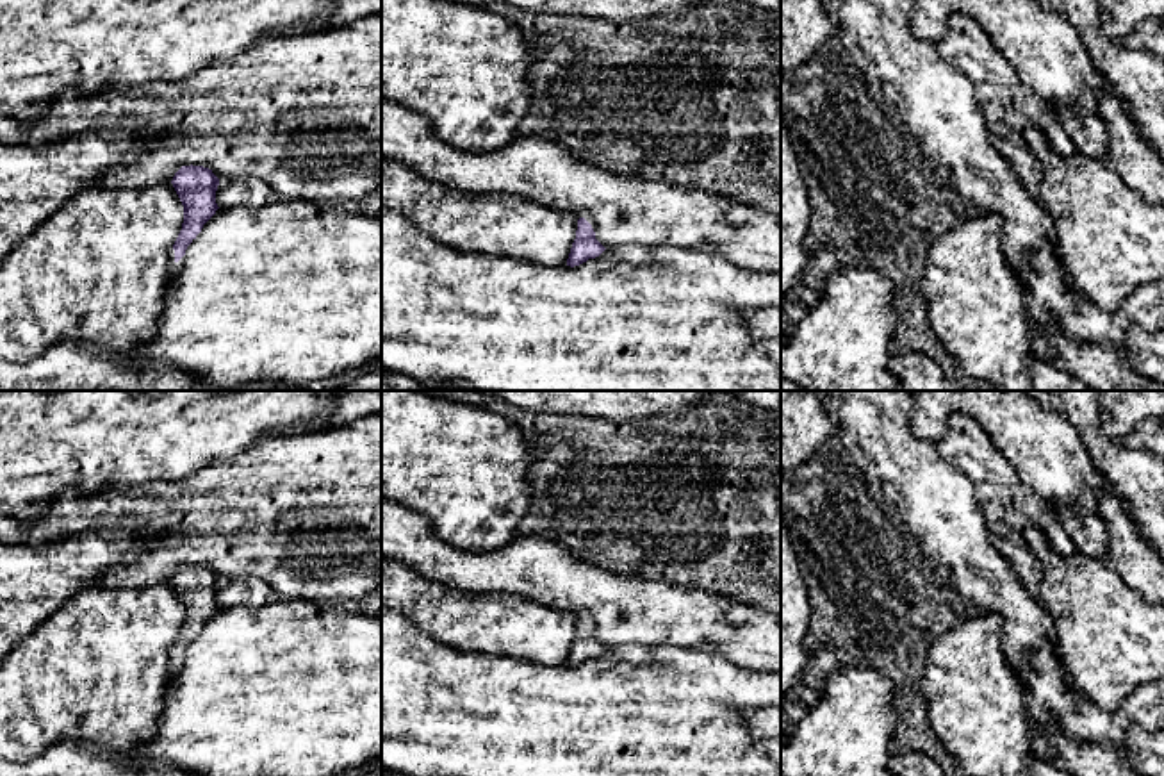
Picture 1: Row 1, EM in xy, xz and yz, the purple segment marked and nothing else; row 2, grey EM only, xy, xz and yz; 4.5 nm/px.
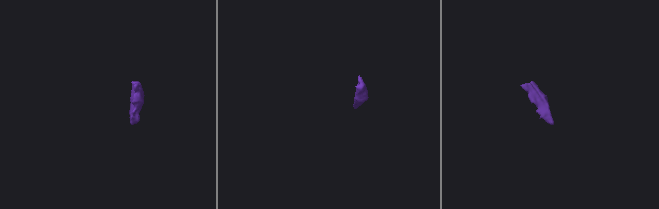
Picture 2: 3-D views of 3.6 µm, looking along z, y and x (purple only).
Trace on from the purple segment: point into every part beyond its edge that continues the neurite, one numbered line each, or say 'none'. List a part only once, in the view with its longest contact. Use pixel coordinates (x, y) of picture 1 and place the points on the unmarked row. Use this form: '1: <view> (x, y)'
1: xy (175, 668)

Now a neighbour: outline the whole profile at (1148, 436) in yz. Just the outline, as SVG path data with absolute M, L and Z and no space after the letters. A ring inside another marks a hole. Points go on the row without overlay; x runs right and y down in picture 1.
M1146 419L1137 428L1134 428L1123 442L1128 448L1146 450L1164 458L1164 421Z

